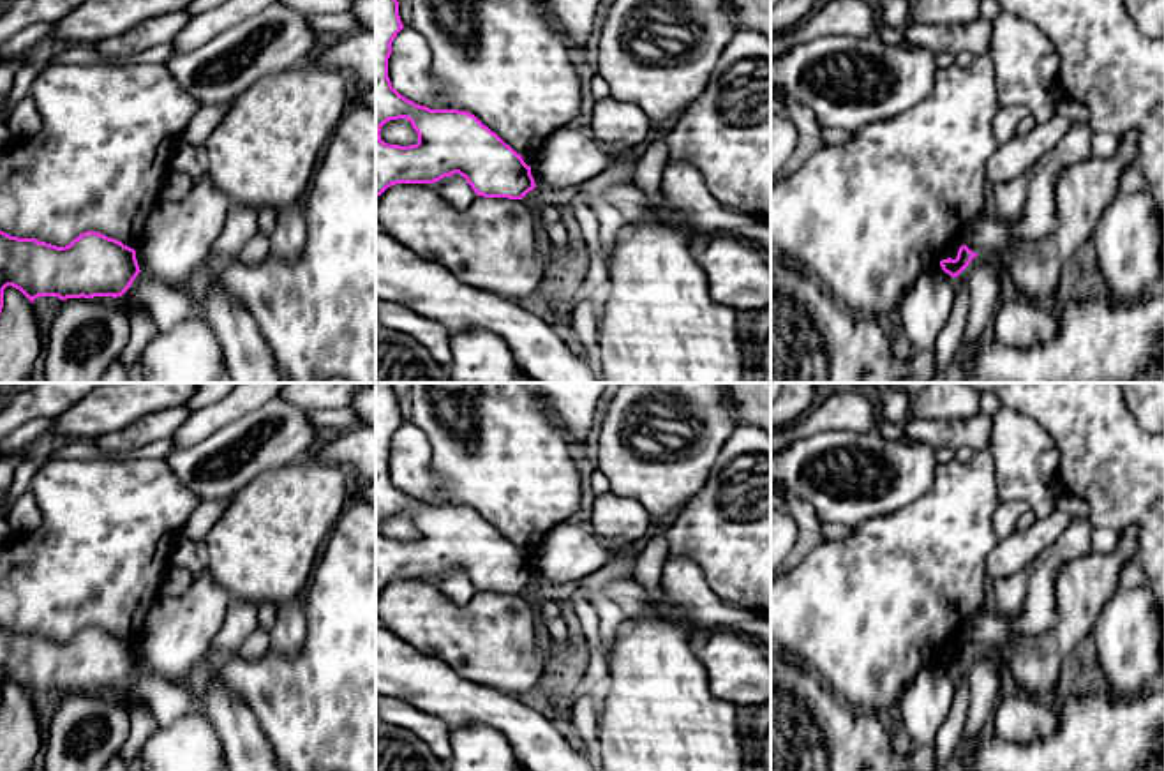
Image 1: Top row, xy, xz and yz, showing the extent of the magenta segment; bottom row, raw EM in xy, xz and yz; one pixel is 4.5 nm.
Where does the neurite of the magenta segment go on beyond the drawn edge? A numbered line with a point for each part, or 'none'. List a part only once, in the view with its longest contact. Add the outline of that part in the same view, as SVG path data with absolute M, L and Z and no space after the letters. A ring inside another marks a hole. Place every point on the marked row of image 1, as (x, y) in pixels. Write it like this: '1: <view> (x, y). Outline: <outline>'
none

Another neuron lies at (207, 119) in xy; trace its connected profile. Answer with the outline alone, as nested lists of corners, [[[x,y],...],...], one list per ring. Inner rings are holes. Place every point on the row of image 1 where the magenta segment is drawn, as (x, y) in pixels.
[[[231,102],[203,106],[194,118],[187,124],[185,131],[180,136],[180,141],[194,146],[198,150],[198,161],[205,166],[205,141],[210,132],[222,122],[229,111]]]

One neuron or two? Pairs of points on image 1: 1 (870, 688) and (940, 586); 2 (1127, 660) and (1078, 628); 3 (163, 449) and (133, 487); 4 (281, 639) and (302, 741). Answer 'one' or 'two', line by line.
1: one
2: two
3: two
4: two

